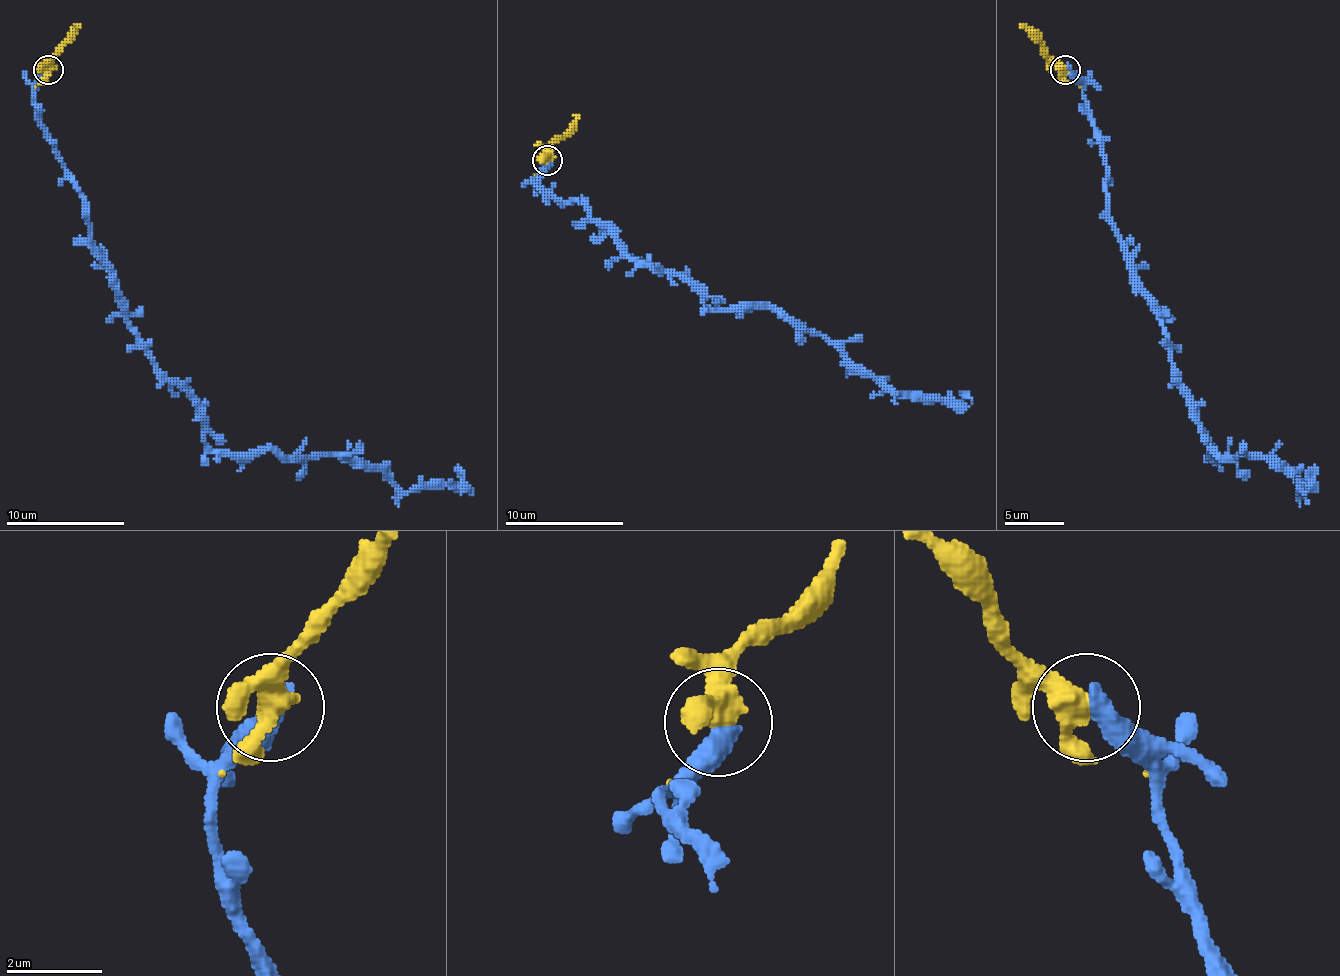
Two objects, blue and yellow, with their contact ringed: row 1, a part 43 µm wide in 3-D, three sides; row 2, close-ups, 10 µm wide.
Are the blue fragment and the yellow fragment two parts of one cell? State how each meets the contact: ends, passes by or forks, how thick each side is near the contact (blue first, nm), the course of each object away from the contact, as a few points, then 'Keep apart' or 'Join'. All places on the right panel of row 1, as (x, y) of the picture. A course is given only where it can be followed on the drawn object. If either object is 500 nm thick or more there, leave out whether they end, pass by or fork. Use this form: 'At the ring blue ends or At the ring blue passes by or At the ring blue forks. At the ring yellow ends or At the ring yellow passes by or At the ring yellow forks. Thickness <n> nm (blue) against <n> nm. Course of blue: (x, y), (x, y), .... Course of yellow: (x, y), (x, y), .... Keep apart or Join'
Thickness 500 nm (blue) against 420 nm. Course of blue: (1068, 69), (1103, 158), (1121, 250), (1213, 453), (1261, 456), (1303, 492), (1315, 465). Course of yellow: (1065, 69), (1020, 24). Join

